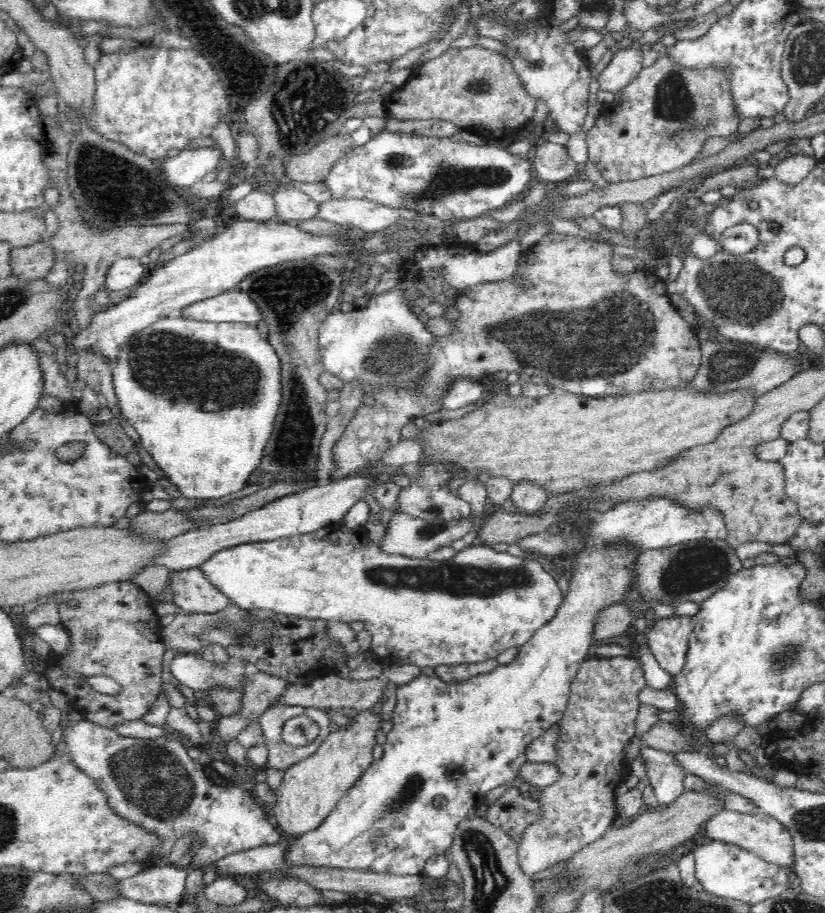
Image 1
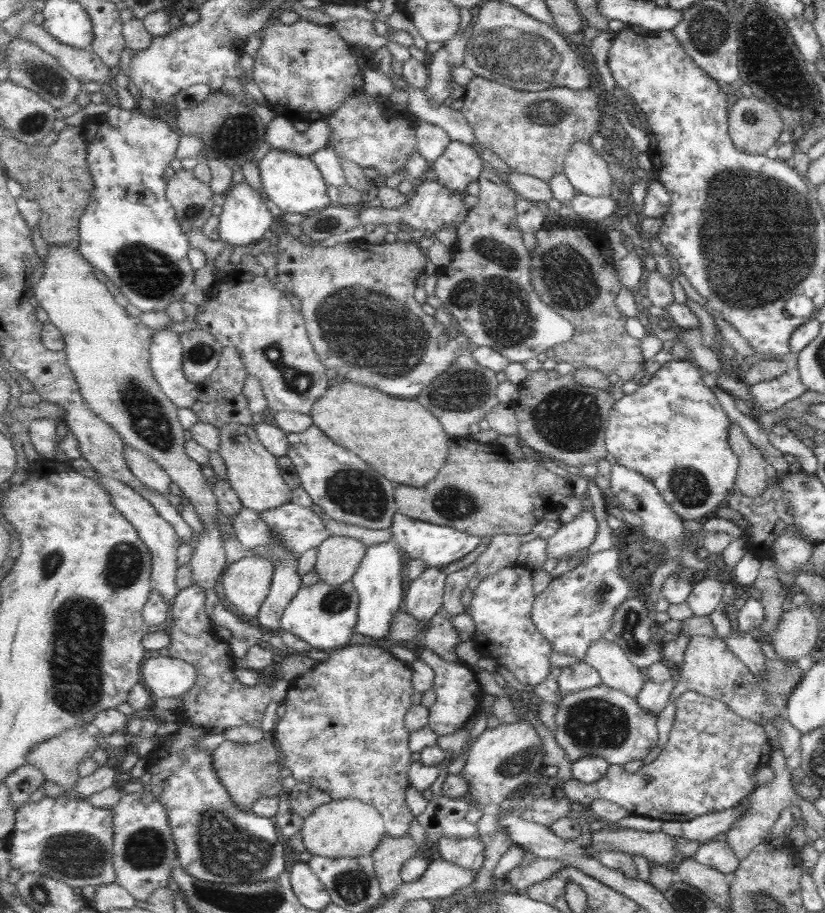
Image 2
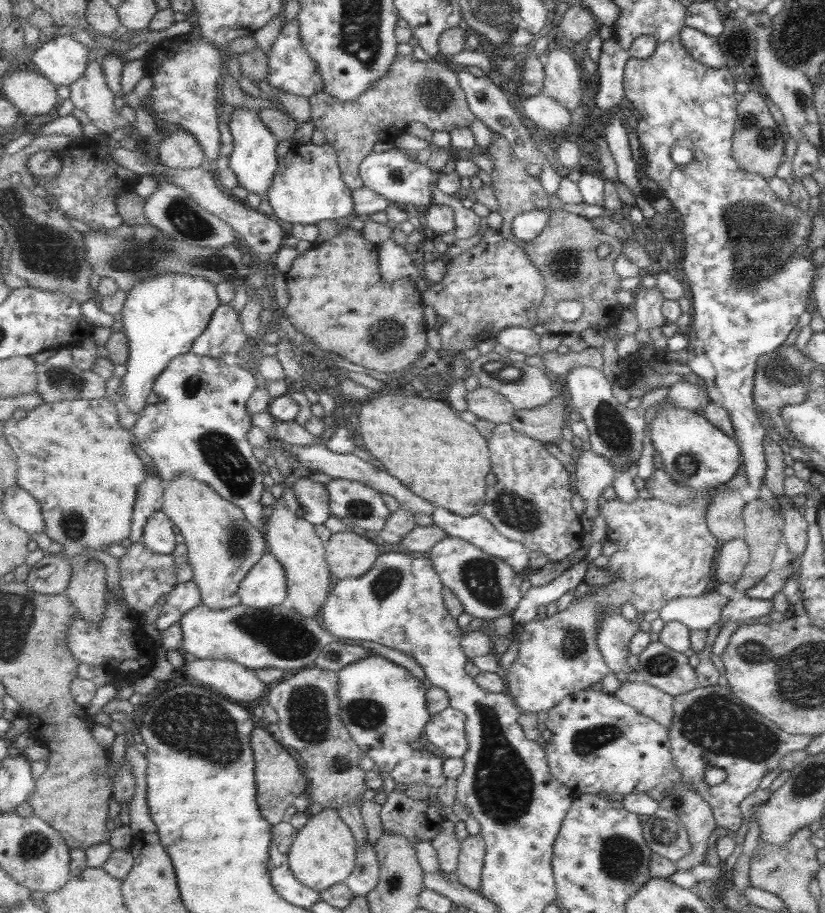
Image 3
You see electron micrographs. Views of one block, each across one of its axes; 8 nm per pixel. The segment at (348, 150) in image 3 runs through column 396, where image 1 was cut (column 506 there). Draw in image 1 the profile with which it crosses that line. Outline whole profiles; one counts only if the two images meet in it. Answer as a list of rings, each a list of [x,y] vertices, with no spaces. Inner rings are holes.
[[[480,46],[448,49],[438,58],[432,58],[413,70],[408,81],[382,97],[386,118],[394,120],[446,120],[452,122],[466,136],[477,142],[493,144],[500,140],[511,140],[512,134],[520,132],[531,122],[536,112],[536,100],[524,89],[518,76],[511,70],[510,62],[502,53]]]

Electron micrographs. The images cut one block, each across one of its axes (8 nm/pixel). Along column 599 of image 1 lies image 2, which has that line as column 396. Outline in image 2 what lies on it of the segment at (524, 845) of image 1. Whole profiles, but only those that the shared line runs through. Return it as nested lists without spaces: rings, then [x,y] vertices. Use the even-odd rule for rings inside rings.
[[[369,644],[349,645],[342,648],[337,648],[330,651],[329,657],[326,660],[318,661],[308,671],[303,673],[300,677],[291,682],[289,693],[285,704],[287,706],[285,714],[275,724],[272,735],[280,742],[284,754],[284,766],[291,772],[292,776],[299,783],[305,783],[320,789],[325,790],[331,794],[335,800],[345,800],[347,798],[357,798],[367,802],[382,814],[386,821],[386,834],[393,836],[393,838],[403,838],[409,836],[411,832],[411,824],[415,822],[415,813],[411,811],[411,807],[407,804],[407,790],[412,786],[410,783],[410,768],[413,762],[413,751],[410,749],[410,734],[411,730],[406,725],[406,714],[410,712],[413,706],[411,696],[415,694],[414,686],[414,669],[406,662],[395,658],[389,650],[385,650],[379,646],[372,646]]]

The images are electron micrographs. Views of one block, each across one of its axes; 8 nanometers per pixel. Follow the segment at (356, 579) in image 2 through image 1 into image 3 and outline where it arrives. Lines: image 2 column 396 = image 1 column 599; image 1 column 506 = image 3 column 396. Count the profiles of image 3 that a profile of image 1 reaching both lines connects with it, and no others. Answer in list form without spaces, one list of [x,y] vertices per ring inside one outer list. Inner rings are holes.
[[[371,656],[356,660],[338,672],[342,710],[340,717],[350,730],[351,736],[360,746],[362,754],[366,754],[383,773],[389,773],[393,782],[401,784],[427,784],[431,786],[432,793],[441,788],[447,777],[443,772],[445,757],[433,755],[431,752],[419,751],[411,742],[417,742],[431,720],[432,714],[427,706],[427,686],[422,680],[417,680],[407,668],[387,660],[383,656]]]

